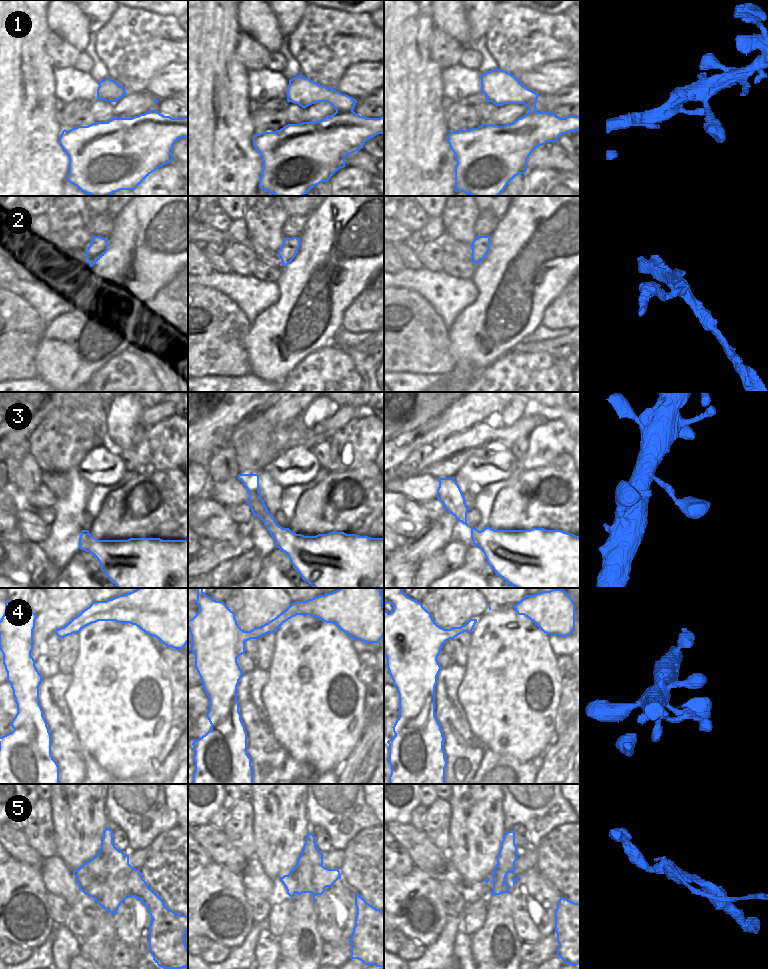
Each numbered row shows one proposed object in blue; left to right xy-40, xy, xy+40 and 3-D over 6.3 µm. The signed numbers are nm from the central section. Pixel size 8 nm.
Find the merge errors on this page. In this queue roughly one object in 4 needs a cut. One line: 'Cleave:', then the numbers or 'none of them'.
Cleave: 5

